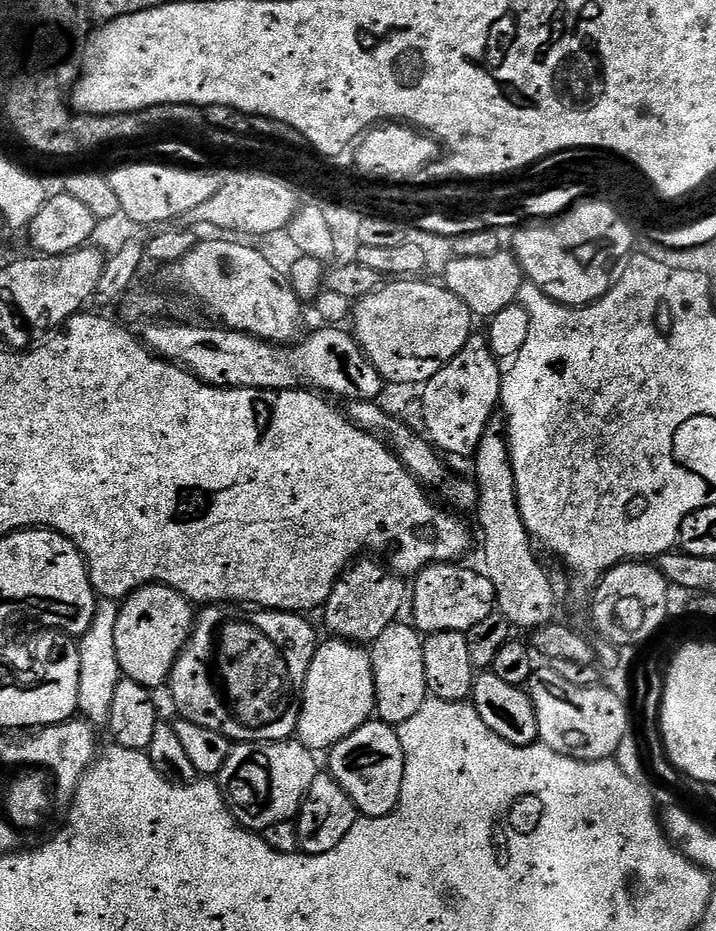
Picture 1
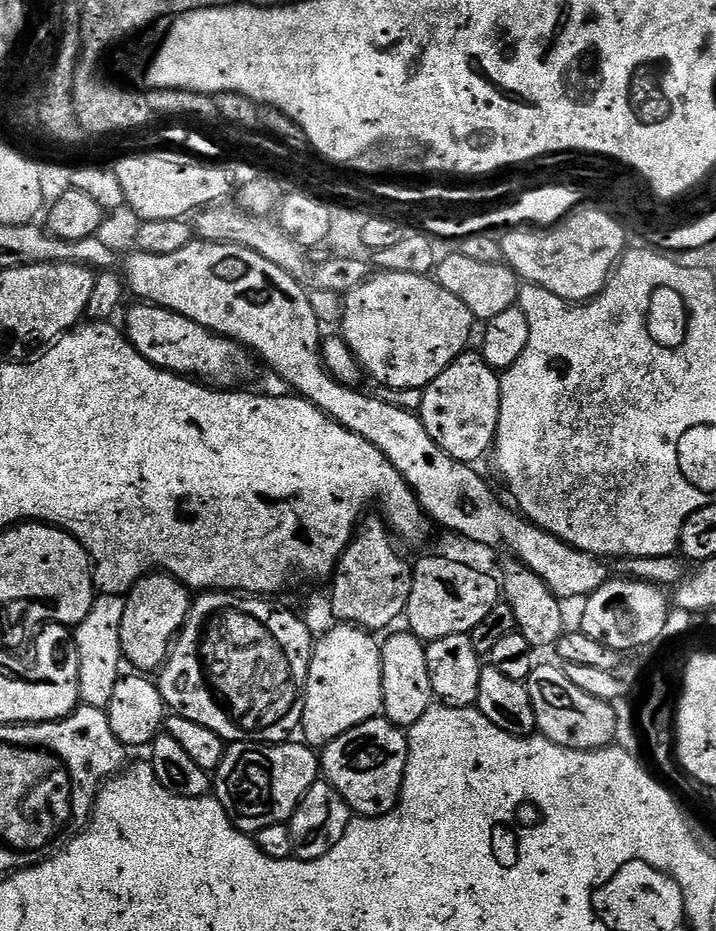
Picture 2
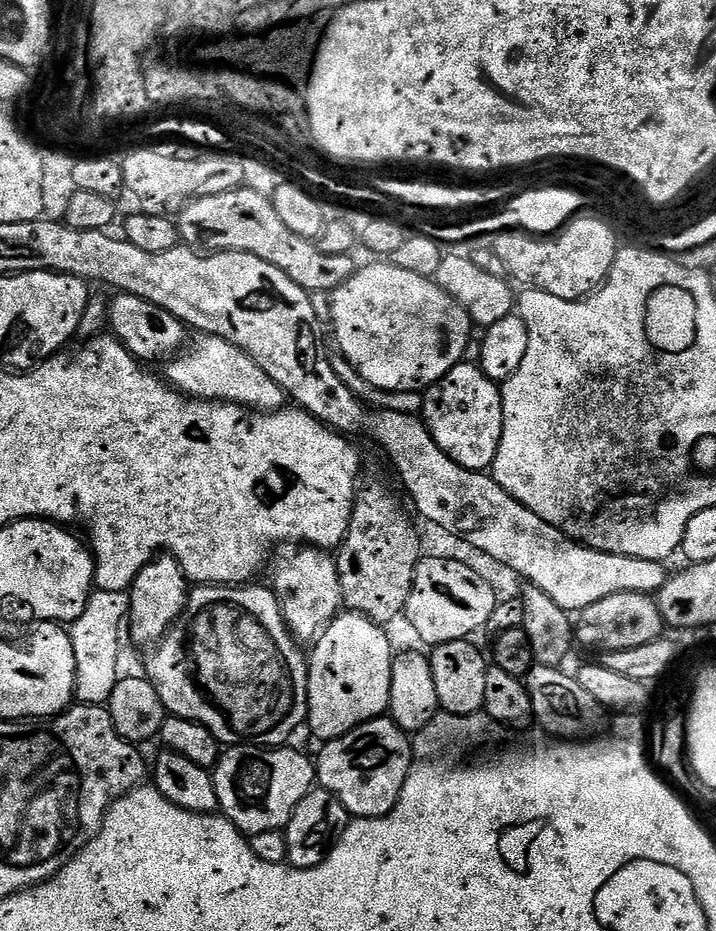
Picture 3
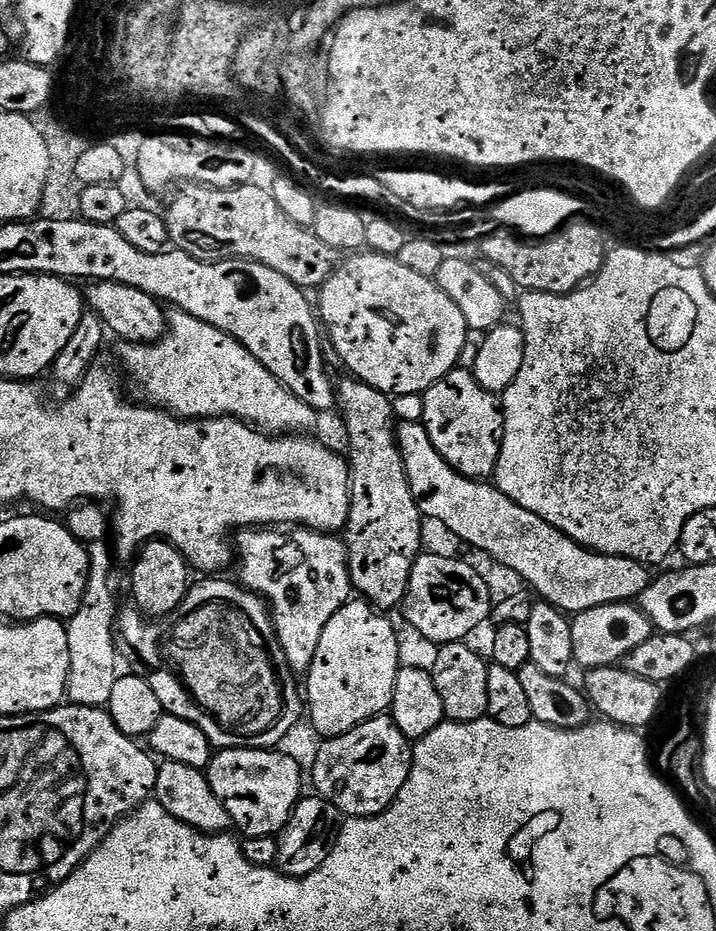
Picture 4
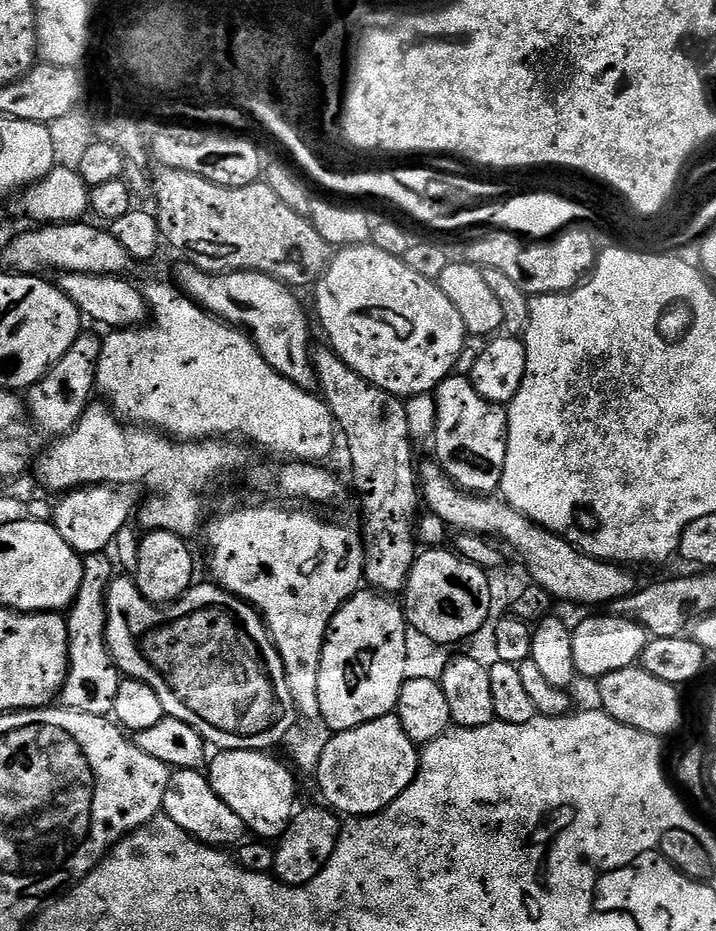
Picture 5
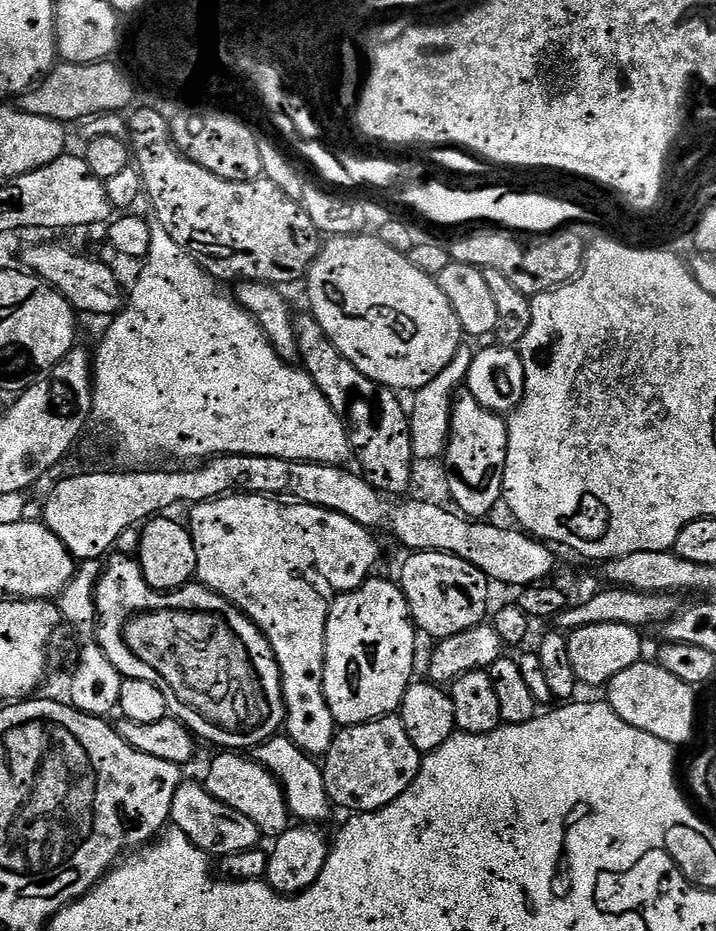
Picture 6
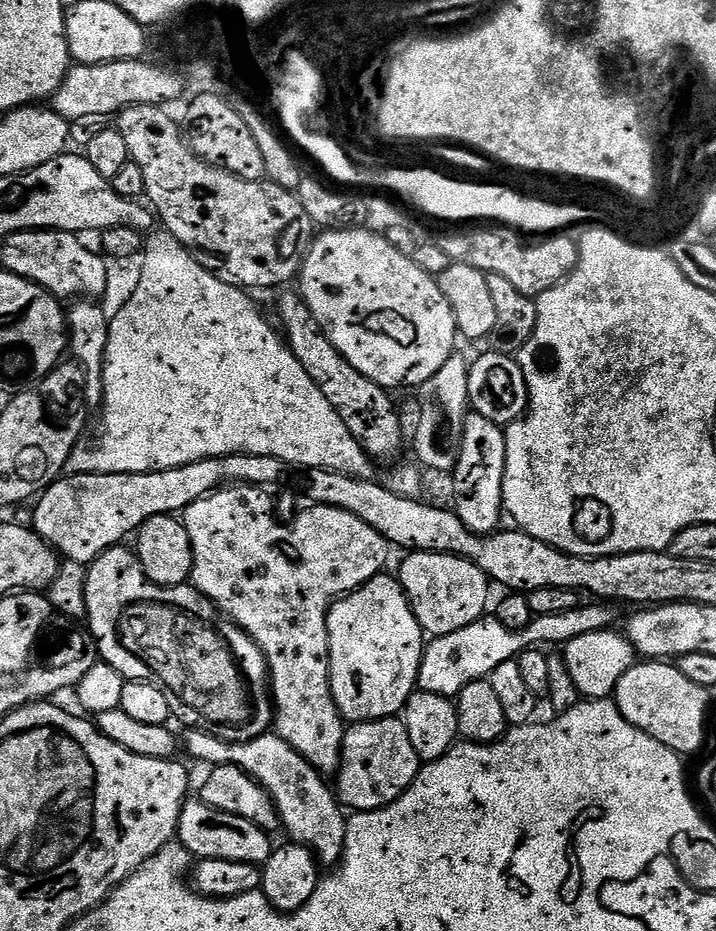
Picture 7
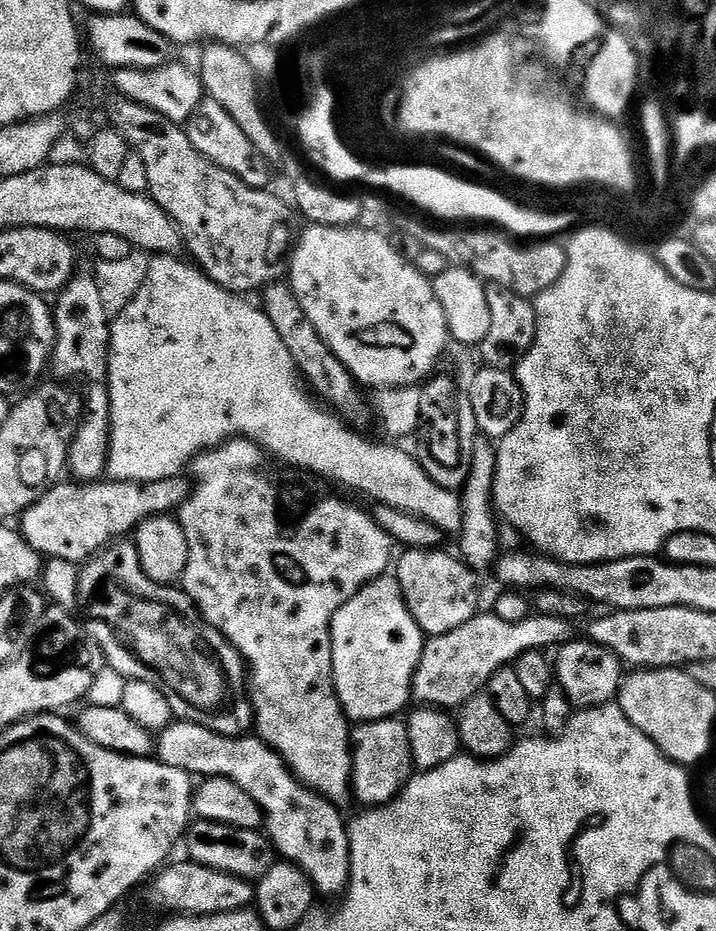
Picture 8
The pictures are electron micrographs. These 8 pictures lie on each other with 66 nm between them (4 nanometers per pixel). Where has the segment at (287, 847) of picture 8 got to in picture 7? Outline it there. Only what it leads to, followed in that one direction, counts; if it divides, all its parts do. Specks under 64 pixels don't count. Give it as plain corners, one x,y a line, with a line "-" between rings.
195,730
183,737
182,744
188,747
188,752
196,760
201,760
207,766
217,764
233,764
242,769
247,776
253,776
274,802
283,831
288,831
287,839
294,844
304,844
315,854
321,865
335,866
340,862
346,842
345,809
342,807
335,791
330,787
323,775
317,772
290,742
286,742
275,731
269,730
263,736
229,744
227,740
219,740
208,732

